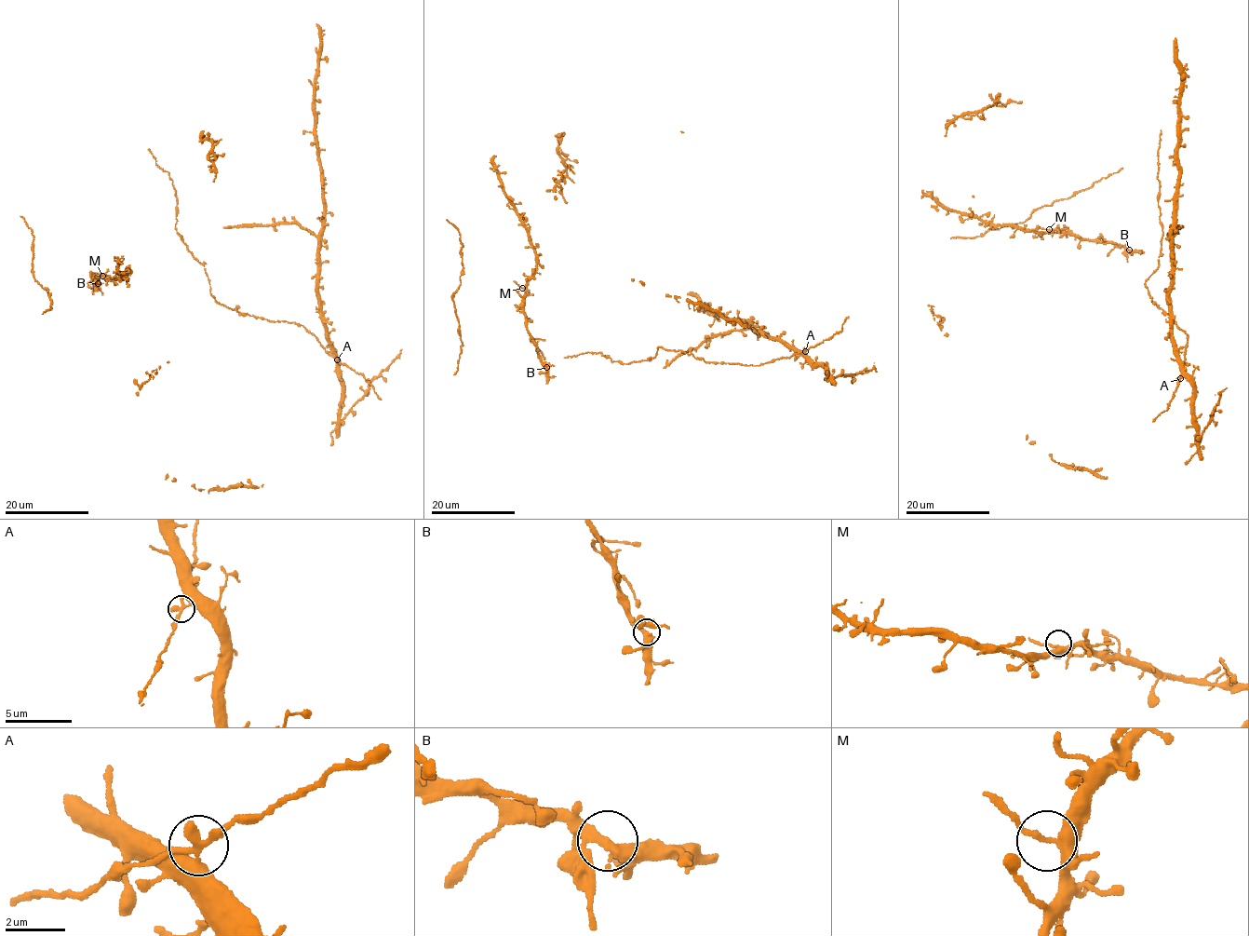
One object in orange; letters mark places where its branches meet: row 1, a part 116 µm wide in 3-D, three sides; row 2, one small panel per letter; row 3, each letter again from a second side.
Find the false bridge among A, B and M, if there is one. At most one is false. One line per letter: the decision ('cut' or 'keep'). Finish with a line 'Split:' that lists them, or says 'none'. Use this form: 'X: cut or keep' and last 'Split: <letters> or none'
A: cut
B: keep
M: keep
Split: A

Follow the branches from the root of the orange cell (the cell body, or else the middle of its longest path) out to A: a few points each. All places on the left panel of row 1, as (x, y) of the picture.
A: (177, 233), (186, 249), (204, 266), (210, 293), (218, 302), (251, 316), (302, 325), (337, 359)

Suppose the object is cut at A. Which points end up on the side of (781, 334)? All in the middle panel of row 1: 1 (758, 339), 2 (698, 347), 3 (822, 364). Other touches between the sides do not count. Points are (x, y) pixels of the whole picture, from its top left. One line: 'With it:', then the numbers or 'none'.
With it: 1, 2, 3

